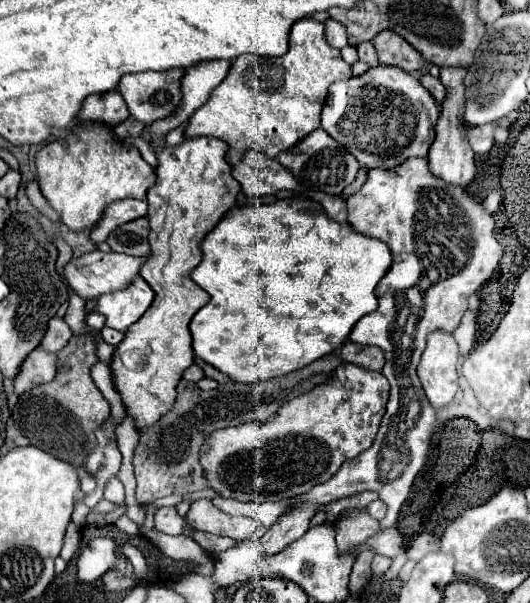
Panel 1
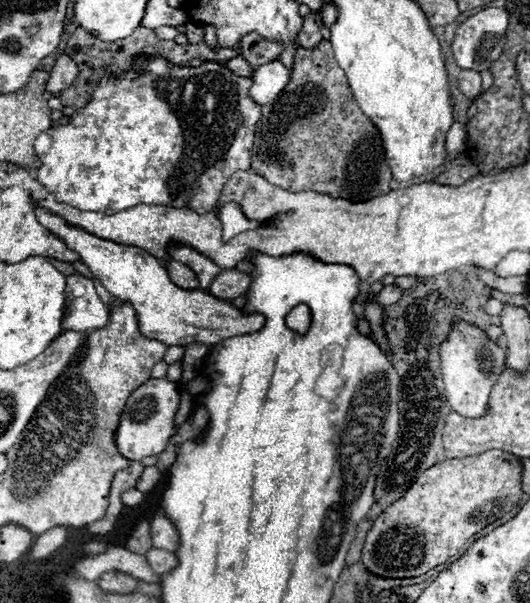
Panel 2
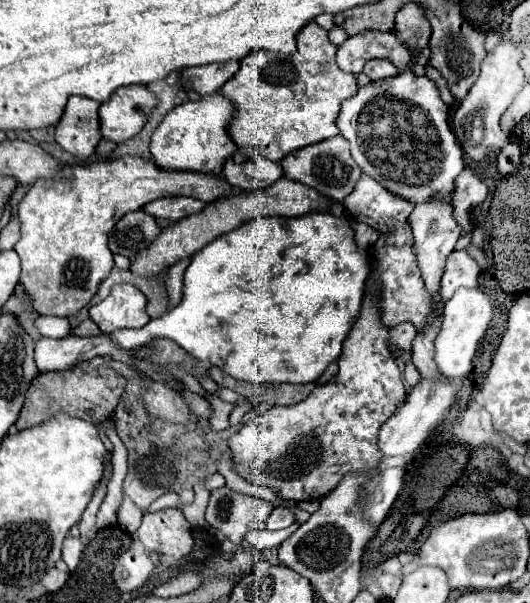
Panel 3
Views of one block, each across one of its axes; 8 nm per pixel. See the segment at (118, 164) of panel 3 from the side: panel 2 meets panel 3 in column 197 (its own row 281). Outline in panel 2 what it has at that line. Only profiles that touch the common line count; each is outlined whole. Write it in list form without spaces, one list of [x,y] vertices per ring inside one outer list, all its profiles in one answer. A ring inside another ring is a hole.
[[[172,260],[172,262],[166,264],[166,270],[168,270],[170,280],[172,280],[176,286],[186,288],[186,290],[198,290],[198,278],[196,278],[196,274],[192,272],[192,268],[188,268],[186,264]]]

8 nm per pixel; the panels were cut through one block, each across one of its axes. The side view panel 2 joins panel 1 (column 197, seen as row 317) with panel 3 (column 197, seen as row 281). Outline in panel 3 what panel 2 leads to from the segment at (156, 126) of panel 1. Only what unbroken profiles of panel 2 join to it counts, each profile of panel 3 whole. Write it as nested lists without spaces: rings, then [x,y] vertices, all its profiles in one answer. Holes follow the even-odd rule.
[[[238,60],[228,62],[214,62],[206,66],[194,66],[182,70],[184,86],[190,90],[196,90],[198,94],[210,94],[216,92],[238,72]]]

